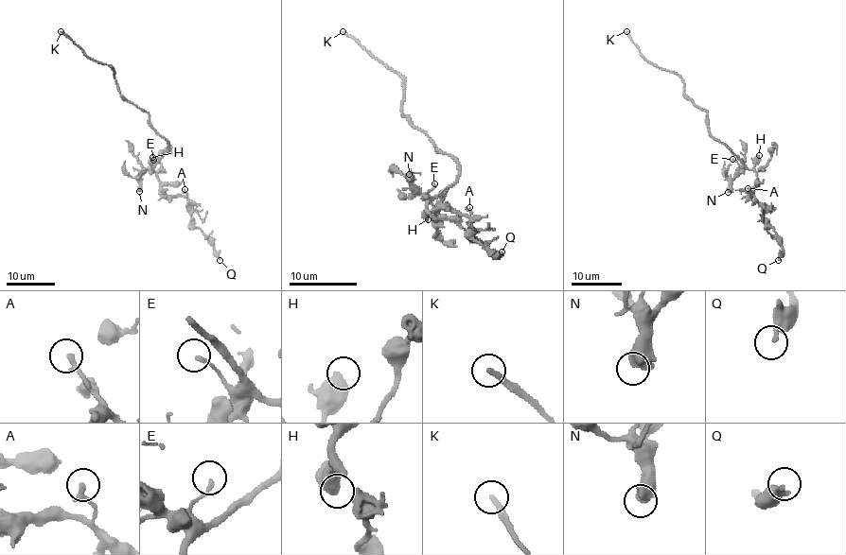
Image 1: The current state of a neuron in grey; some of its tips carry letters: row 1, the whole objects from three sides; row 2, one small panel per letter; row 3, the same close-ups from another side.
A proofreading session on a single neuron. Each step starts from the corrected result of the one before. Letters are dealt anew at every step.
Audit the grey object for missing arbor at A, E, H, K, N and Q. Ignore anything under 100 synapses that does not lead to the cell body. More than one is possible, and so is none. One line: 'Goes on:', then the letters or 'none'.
Goes on: K, N

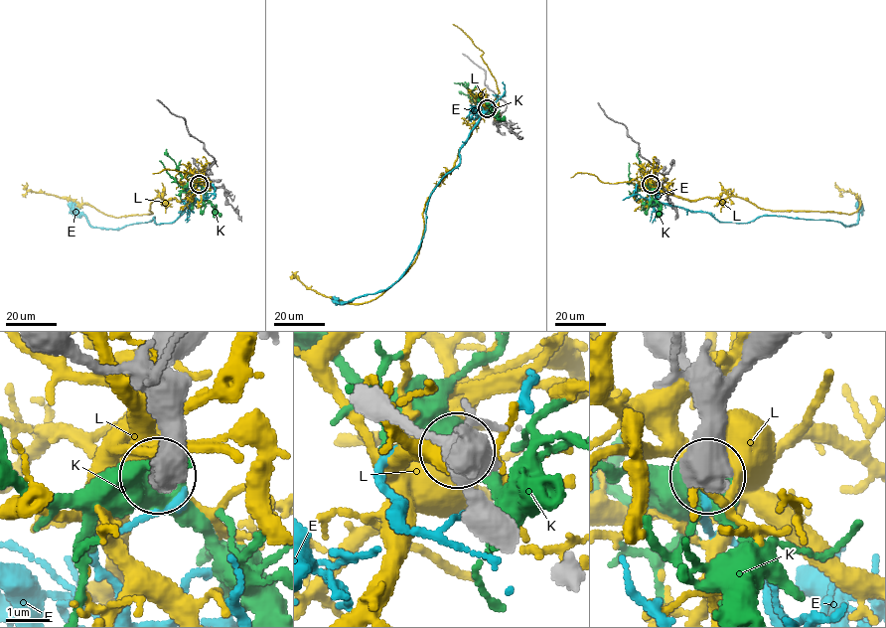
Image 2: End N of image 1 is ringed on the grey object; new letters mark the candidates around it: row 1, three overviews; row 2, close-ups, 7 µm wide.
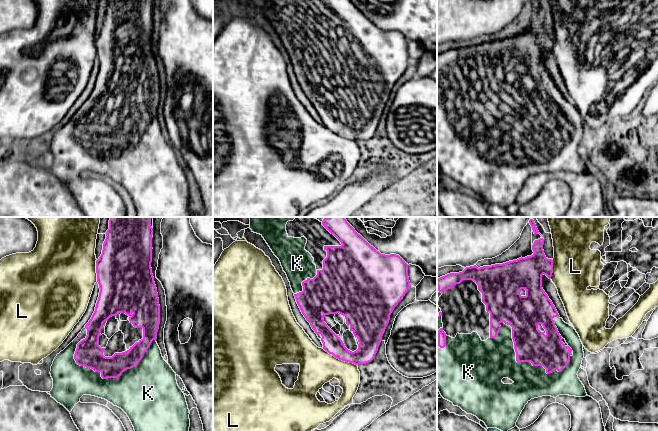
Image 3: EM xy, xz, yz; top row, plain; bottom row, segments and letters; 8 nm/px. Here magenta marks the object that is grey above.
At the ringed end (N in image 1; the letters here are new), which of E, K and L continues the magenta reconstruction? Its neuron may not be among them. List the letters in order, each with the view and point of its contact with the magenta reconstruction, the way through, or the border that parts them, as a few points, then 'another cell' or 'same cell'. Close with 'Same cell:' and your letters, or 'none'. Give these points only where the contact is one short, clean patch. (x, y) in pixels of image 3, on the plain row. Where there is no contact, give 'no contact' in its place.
E: no contact | another cell
K: xy (116, 153) | same cell
L: xz (345, 137) | another cell
Same cell: K

